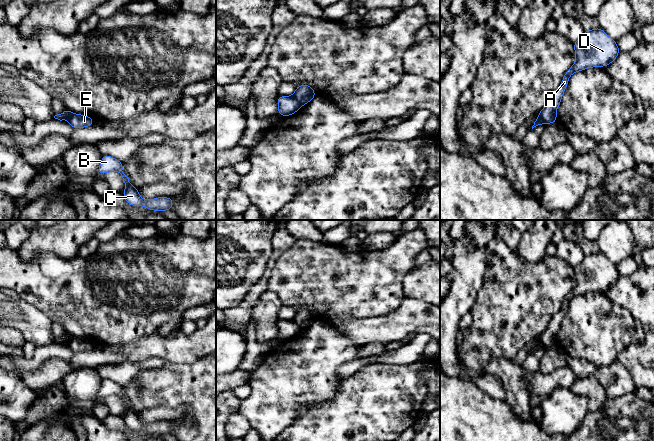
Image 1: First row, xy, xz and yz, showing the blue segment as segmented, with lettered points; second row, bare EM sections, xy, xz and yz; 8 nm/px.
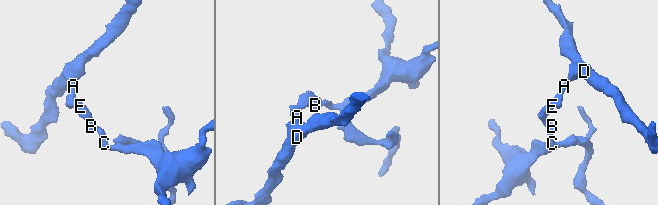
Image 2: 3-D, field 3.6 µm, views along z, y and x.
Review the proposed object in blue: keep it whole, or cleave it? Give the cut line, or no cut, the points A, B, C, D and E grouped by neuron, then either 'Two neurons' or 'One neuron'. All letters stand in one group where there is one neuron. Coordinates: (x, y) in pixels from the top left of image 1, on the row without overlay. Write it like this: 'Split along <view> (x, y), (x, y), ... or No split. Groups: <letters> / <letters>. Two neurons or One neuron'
Split along xz (293, 319), (301, 329). Groups: A D / B C E. Two neurons

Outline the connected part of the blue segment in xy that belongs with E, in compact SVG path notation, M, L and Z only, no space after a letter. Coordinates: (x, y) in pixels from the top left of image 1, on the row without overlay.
M73 338L68 346L73 351L73 353L92 350L95 347L95 345L91 341L80 338Z

